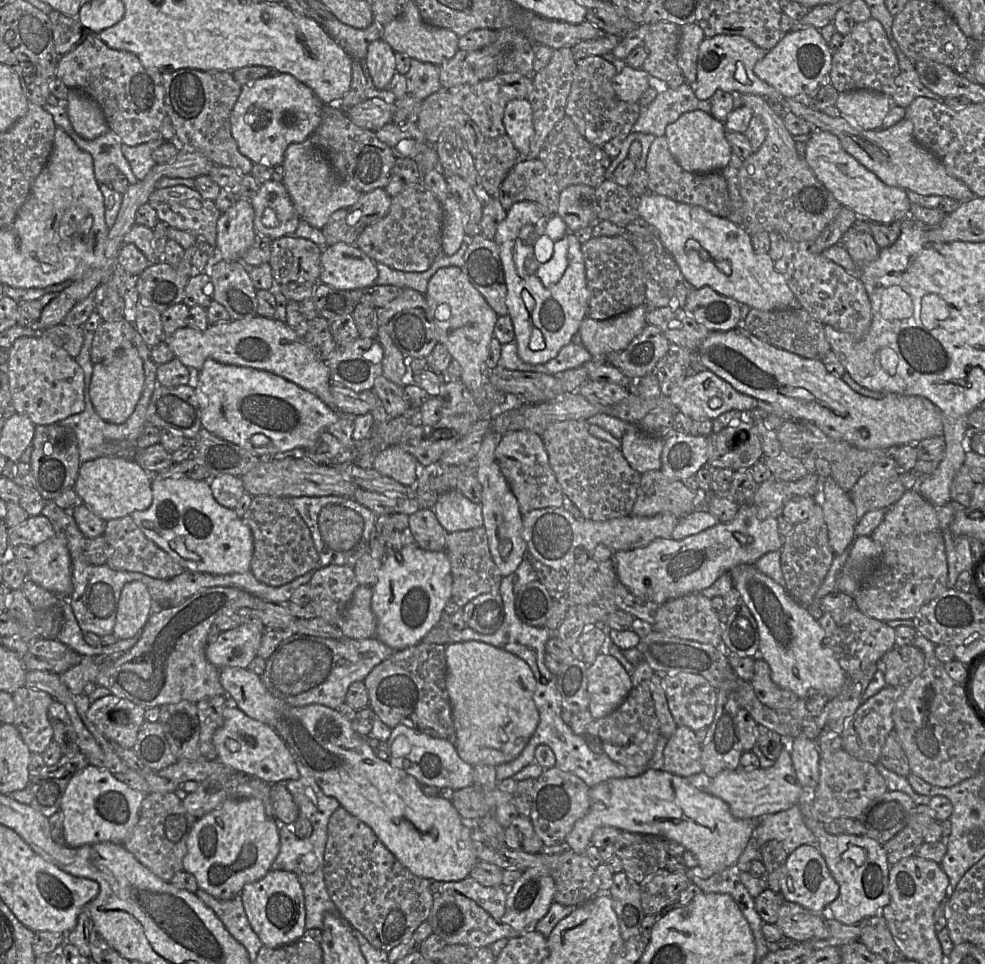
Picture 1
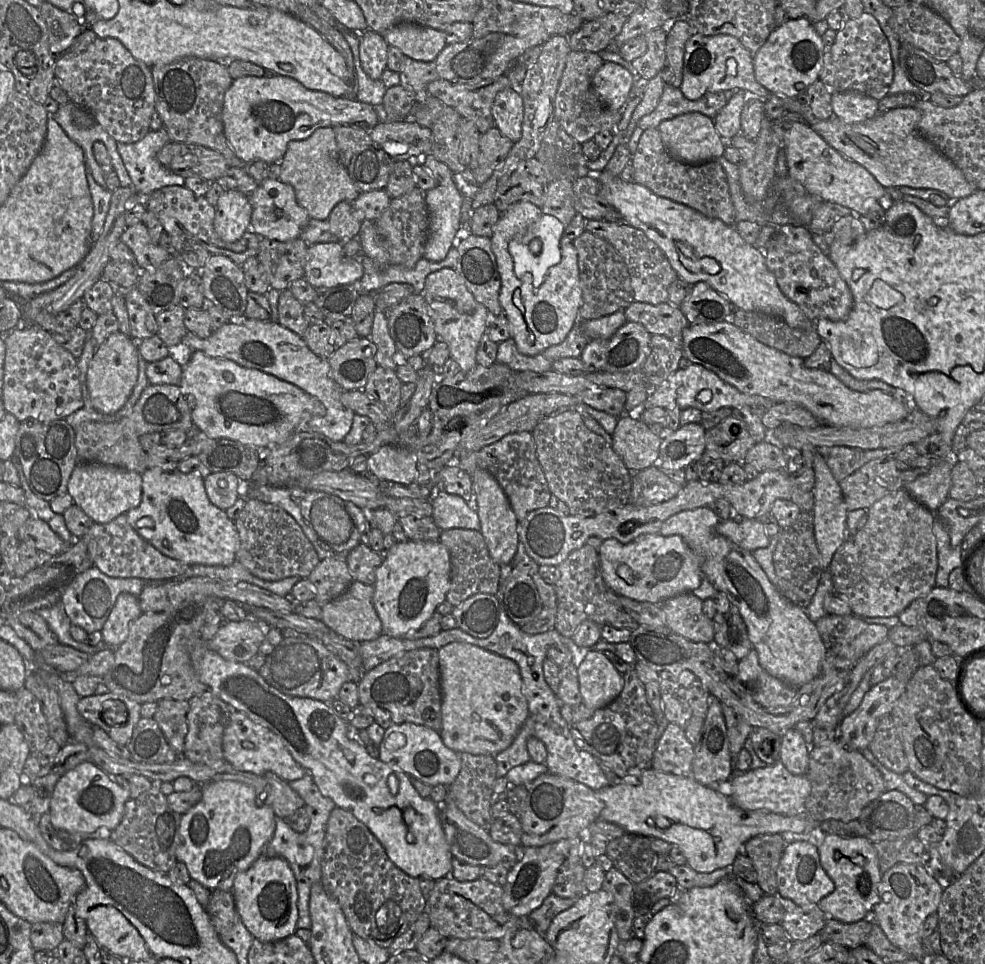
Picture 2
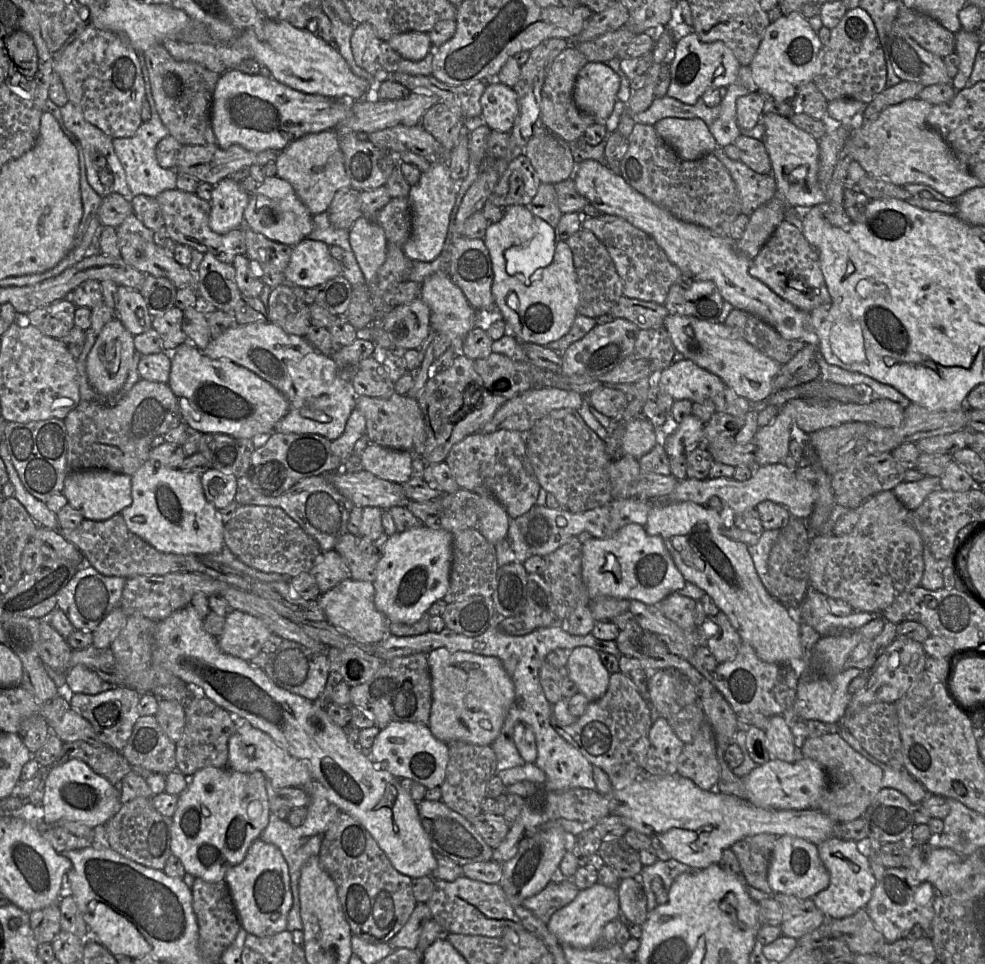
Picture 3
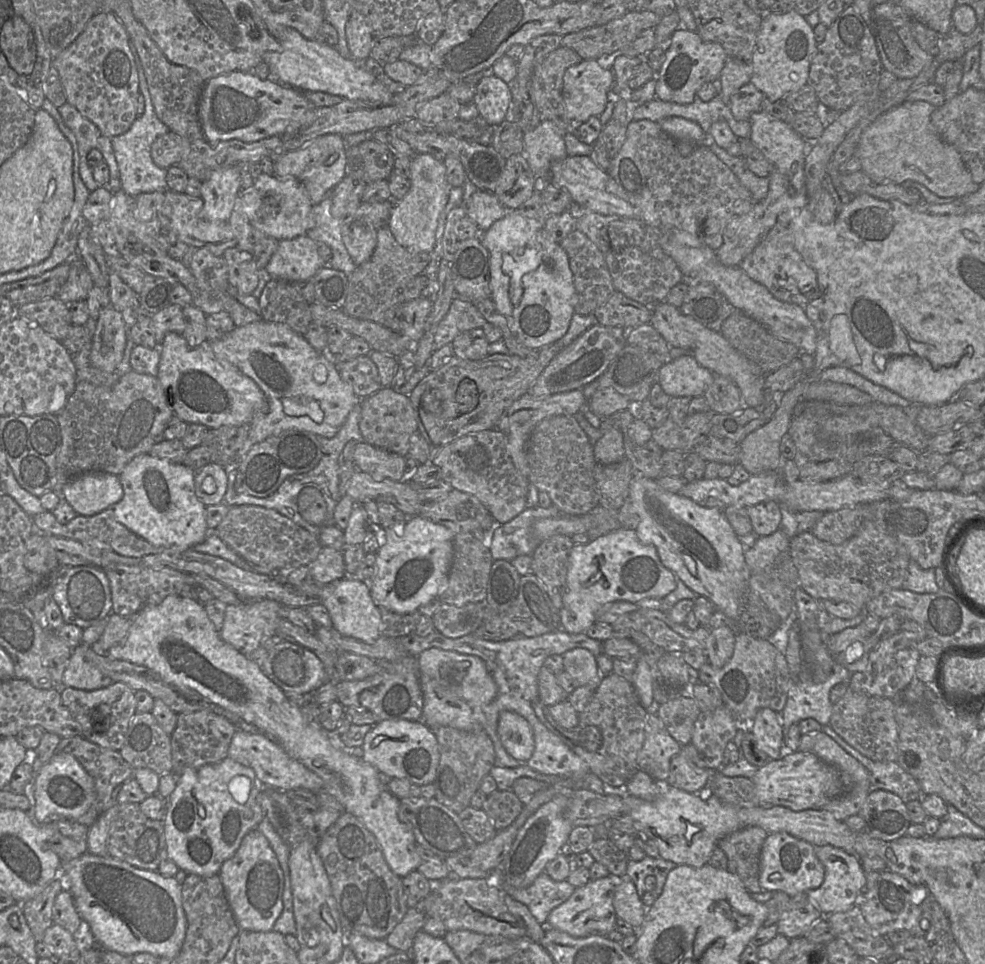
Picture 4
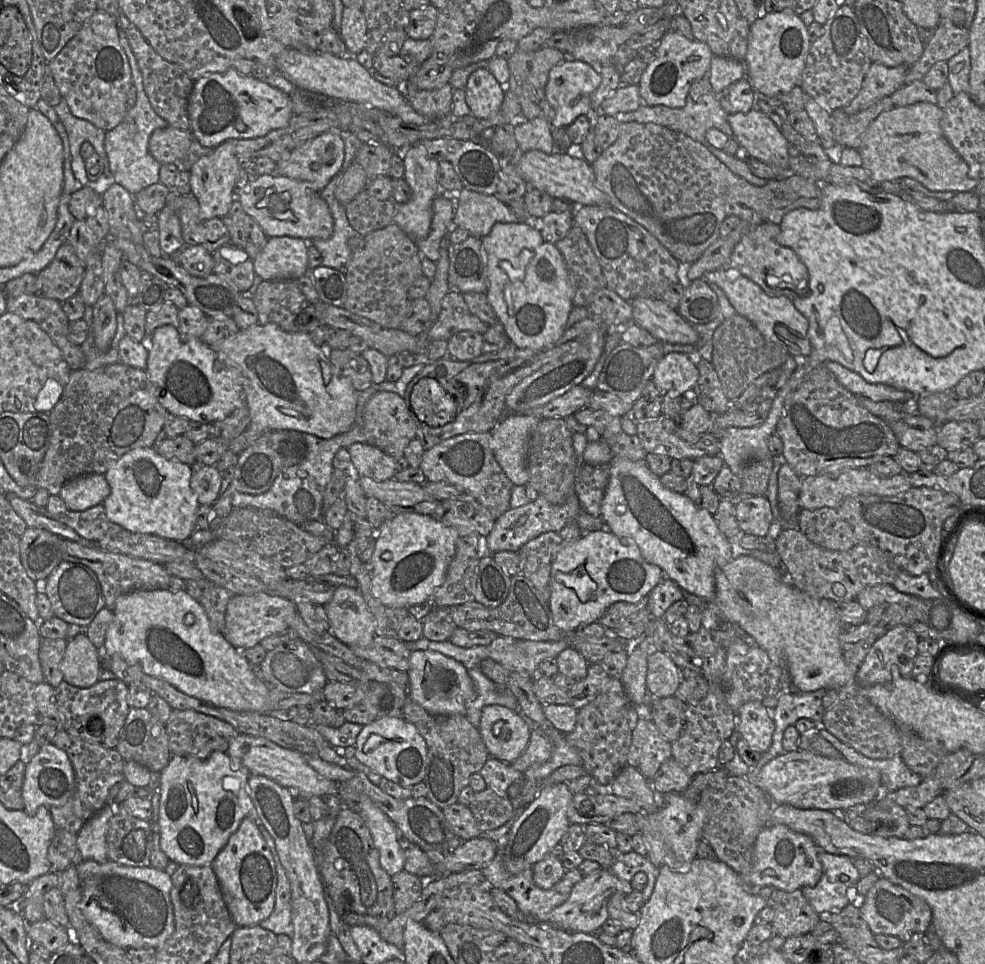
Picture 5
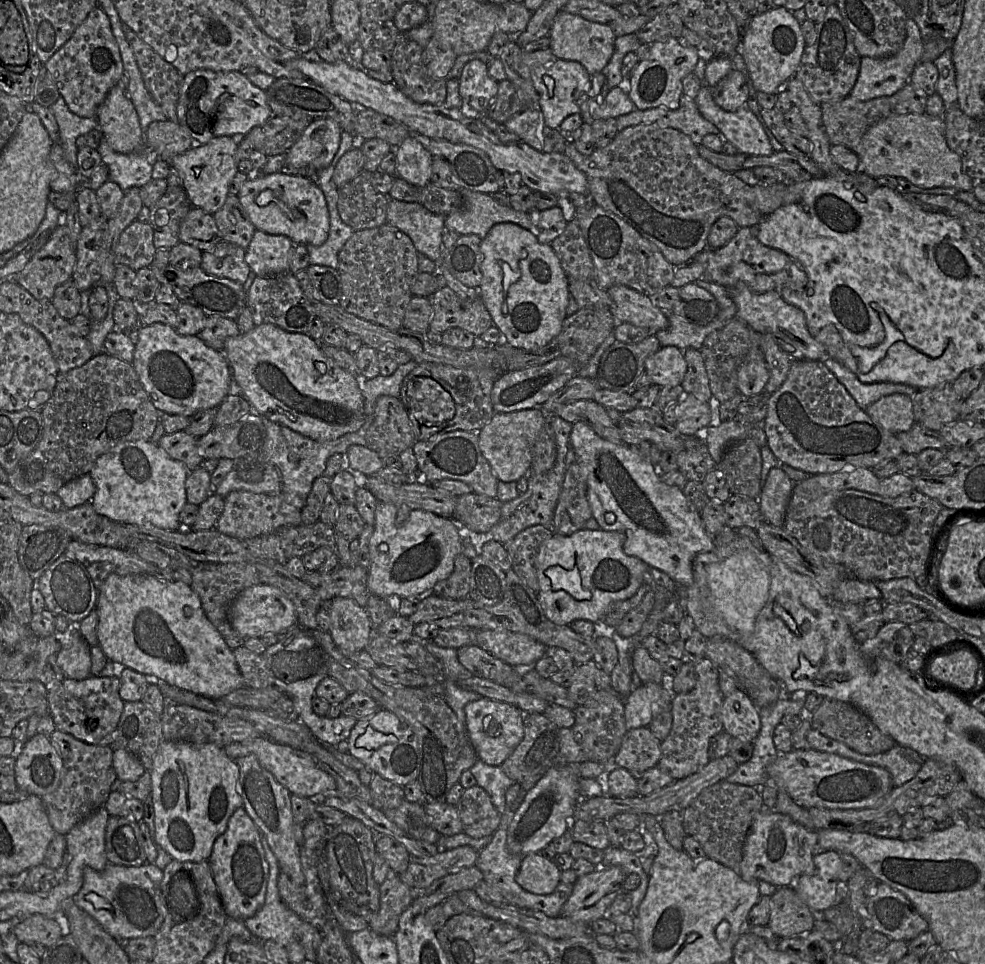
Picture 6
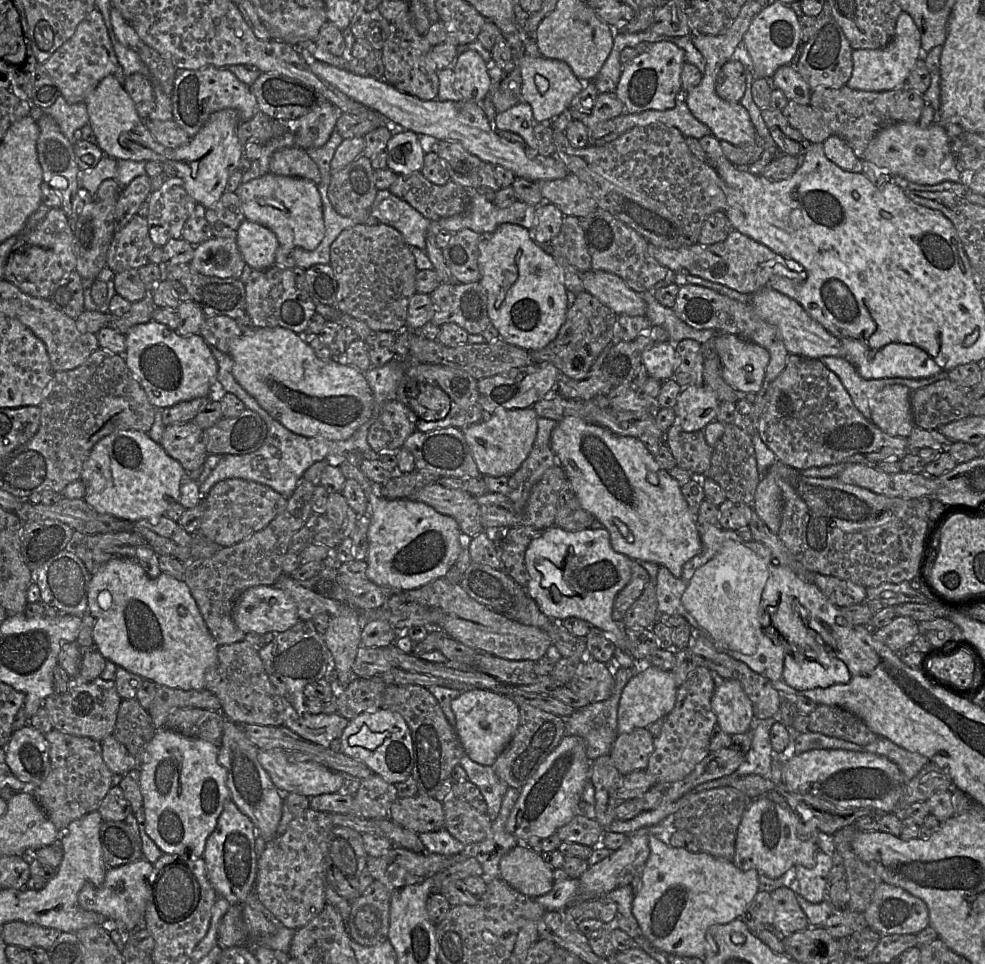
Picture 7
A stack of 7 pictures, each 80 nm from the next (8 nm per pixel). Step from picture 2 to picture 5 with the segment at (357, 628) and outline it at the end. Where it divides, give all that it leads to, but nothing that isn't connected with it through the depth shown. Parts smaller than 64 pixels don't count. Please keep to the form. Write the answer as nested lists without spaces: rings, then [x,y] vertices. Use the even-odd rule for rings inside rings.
[[[339,586],[333,597],[324,604],[331,633],[347,646],[369,646],[375,637],[375,619],[358,588]]]

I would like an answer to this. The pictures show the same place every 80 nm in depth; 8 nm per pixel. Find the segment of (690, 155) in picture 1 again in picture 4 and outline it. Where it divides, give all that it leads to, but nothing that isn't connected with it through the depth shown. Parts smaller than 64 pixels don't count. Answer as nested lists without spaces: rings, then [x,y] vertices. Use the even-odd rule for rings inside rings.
[[[669,117],[658,123],[665,132],[680,142],[679,151],[684,156],[688,156],[695,145],[707,143],[705,132],[696,122],[680,117]]]

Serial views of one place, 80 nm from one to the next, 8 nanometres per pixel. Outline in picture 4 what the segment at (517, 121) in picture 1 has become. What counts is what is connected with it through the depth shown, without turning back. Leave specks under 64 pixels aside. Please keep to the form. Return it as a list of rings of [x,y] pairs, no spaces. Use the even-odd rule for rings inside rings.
[[[494,75],[482,77],[476,84],[473,104],[479,117],[490,126],[496,126],[510,119],[512,111],[510,86]]]

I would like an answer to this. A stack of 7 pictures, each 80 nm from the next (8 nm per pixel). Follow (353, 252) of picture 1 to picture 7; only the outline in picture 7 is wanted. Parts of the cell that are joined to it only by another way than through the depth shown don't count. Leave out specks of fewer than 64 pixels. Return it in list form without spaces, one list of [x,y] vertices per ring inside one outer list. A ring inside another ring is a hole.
[[[245,219],[238,228],[236,244],[243,260],[254,270],[264,270],[275,264],[280,244],[267,227]]]

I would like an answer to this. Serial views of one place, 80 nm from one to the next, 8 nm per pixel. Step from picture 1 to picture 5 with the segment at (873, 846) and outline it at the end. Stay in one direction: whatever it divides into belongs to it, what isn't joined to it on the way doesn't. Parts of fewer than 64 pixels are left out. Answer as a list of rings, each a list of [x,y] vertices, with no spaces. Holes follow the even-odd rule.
[[[818,851],[822,875],[814,887],[803,887],[801,894],[818,913],[840,911],[849,905],[847,890],[860,880],[857,869],[847,856]]]

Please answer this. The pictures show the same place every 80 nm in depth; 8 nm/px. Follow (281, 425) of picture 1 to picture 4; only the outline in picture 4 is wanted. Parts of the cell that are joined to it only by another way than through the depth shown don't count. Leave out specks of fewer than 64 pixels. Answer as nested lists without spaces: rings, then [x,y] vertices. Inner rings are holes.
[[[169,332],[158,348],[160,362],[156,377],[163,386],[174,416],[188,424],[202,424],[208,428],[248,424],[256,413],[267,409],[264,392],[238,368],[218,360],[207,346],[208,342],[198,347],[190,346],[181,335]]]

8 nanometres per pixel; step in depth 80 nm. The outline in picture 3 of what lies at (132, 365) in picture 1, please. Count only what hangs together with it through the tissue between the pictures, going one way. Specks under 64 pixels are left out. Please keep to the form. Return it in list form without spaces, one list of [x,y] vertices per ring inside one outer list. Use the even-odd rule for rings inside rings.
[[[117,317],[105,324],[96,337],[86,360],[86,369],[90,383],[101,395],[117,393],[124,386],[136,351],[133,337]]]

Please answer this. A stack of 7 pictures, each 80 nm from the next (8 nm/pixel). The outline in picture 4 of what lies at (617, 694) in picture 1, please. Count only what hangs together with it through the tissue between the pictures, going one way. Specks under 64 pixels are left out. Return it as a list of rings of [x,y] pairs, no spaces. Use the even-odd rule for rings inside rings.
[[[583,648],[568,650],[563,655],[563,671],[580,686],[596,689],[603,676],[596,662],[596,655]]]

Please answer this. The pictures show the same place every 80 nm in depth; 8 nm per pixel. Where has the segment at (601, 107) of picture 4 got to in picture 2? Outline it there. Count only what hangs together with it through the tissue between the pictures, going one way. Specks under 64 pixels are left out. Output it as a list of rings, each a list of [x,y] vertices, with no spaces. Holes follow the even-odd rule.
[[[605,62],[593,75],[592,88],[608,108],[620,110],[629,100],[634,81],[625,67]]]

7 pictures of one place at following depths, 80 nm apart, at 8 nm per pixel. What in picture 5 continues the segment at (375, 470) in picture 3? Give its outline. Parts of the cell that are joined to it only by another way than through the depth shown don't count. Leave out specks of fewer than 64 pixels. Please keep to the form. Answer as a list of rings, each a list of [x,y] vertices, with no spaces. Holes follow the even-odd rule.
[[[353,443],[348,447],[352,466],[362,477],[376,481],[393,479],[397,460],[367,443]]]

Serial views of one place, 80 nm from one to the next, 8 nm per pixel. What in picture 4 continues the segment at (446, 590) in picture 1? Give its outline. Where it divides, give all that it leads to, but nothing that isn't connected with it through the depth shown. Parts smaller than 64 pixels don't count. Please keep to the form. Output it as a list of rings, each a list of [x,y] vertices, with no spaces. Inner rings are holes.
[[[419,515],[385,529],[370,581],[373,603],[397,614],[411,614],[437,598],[447,584],[453,559],[455,534],[447,527]]]

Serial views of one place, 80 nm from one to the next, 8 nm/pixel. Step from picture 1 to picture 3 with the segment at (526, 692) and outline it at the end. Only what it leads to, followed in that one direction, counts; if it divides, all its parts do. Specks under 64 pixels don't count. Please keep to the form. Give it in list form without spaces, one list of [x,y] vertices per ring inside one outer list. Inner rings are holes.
[[[443,647],[427,653],[427,660],[432,690],[428,727],[435,738],[446,744],[463,741],[492,745],[515,699],[514,684],[501,661],[493,656],[449,651]]]

